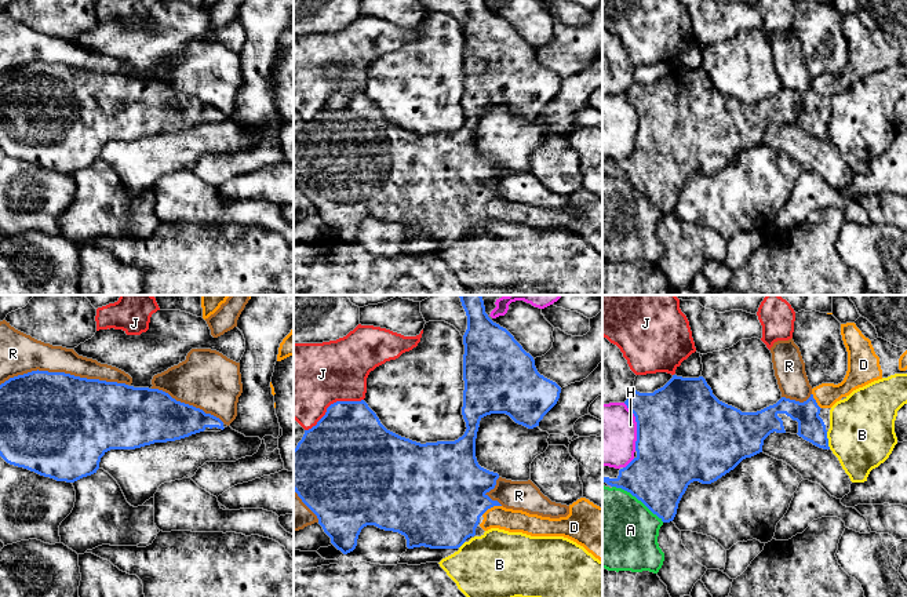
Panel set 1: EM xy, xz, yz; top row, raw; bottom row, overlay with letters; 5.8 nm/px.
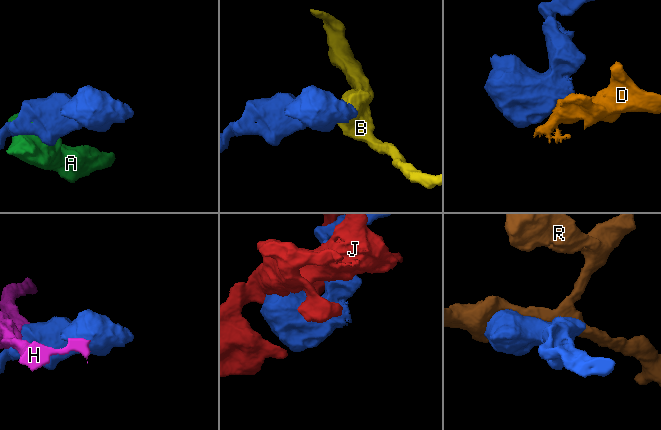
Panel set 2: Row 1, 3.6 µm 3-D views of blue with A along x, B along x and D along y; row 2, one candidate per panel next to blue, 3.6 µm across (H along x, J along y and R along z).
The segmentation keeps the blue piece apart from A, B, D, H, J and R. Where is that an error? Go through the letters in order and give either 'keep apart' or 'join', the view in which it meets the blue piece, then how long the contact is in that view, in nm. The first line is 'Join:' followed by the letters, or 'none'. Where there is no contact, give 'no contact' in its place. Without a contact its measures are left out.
Join: D
A: keep apart; contact in yz; length 360 nm
B: keep apart; contact in yz; length 110 nm
D: join; contact in xz; length 130 nm
H: keep apart; contact in yz; length 280 nm
J: keep apart; contact in xz; length 400 nm
R: keep apart; contact in xy; length 750 nm

